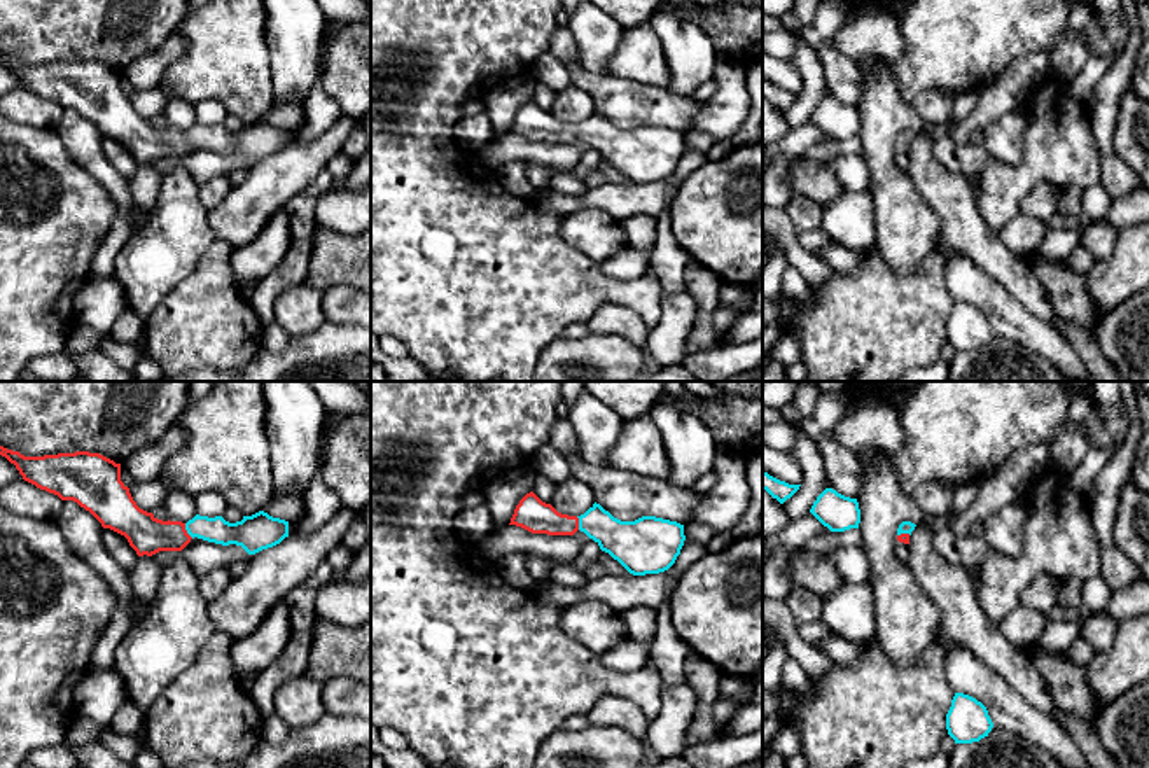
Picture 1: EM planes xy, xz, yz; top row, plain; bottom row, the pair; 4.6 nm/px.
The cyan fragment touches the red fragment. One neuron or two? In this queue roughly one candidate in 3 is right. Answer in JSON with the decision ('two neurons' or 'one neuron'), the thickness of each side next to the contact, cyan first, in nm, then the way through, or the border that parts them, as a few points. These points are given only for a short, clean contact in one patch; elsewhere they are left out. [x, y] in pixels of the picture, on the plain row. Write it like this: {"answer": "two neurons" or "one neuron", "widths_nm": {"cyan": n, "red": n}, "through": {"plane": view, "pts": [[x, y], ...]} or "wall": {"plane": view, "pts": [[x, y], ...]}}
{"answer": "one neuron", "widths_nm": {"cyan": 120, "red": 180}, "through": {"plane": "xy", "pts": [[217, 139], [186, 137], [146, 142]]}}

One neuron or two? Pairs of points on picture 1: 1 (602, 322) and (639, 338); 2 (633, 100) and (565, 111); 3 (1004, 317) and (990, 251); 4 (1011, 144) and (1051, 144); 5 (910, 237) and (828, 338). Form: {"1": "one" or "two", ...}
{"1": "one", "2": "two", "3": "two", "4": "two", "5": "two"}

